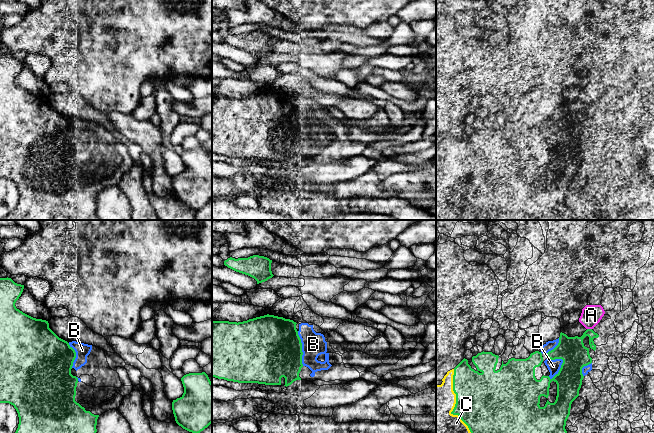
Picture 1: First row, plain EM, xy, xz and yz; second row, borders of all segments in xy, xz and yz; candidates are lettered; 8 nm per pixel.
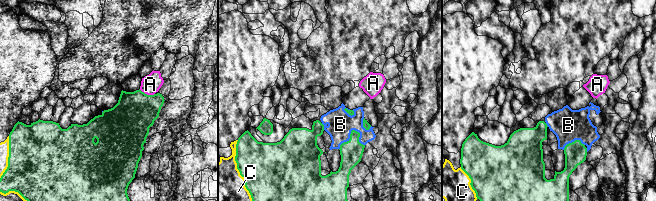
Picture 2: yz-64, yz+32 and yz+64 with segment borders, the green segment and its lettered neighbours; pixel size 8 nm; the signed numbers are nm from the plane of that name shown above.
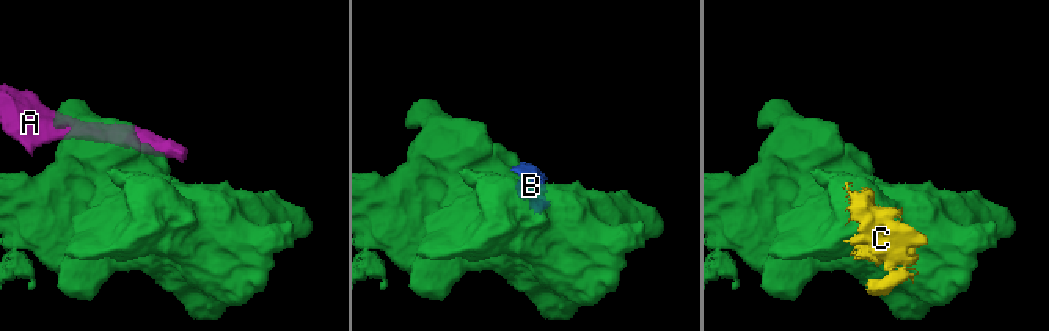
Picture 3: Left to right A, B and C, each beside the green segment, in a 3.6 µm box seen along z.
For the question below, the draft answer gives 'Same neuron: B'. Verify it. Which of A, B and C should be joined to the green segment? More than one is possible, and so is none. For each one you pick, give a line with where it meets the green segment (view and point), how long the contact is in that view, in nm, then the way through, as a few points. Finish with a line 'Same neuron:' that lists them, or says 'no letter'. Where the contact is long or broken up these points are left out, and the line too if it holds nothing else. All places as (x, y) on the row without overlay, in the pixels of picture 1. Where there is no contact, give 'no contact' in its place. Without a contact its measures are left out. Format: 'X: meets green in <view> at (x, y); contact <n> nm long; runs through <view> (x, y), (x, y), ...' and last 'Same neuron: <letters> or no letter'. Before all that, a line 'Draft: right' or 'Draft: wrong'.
Draft: right
B: meets green in yz at (560, 145); contact 200 nm long
Same neuron: B

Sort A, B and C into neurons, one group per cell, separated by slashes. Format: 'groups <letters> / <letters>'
groups A / B / C

